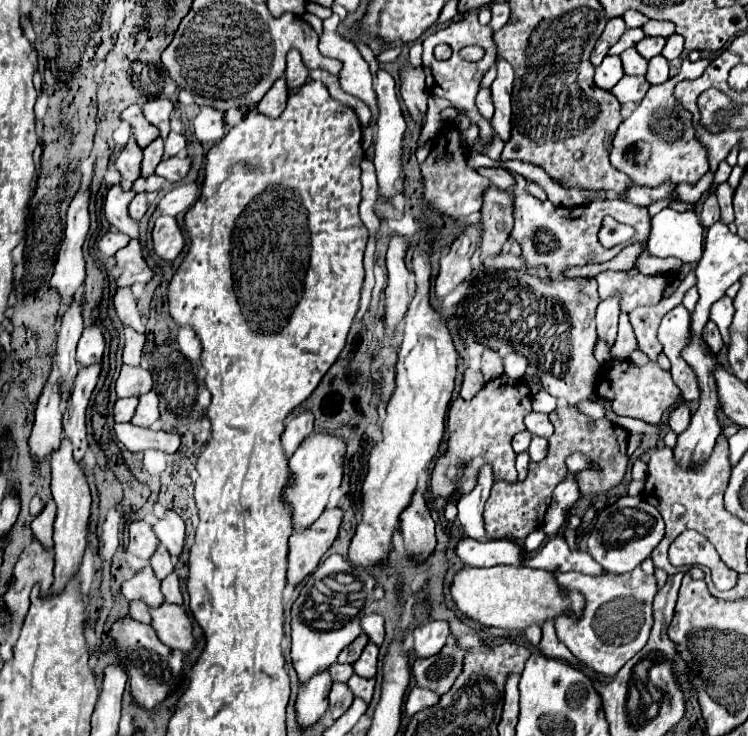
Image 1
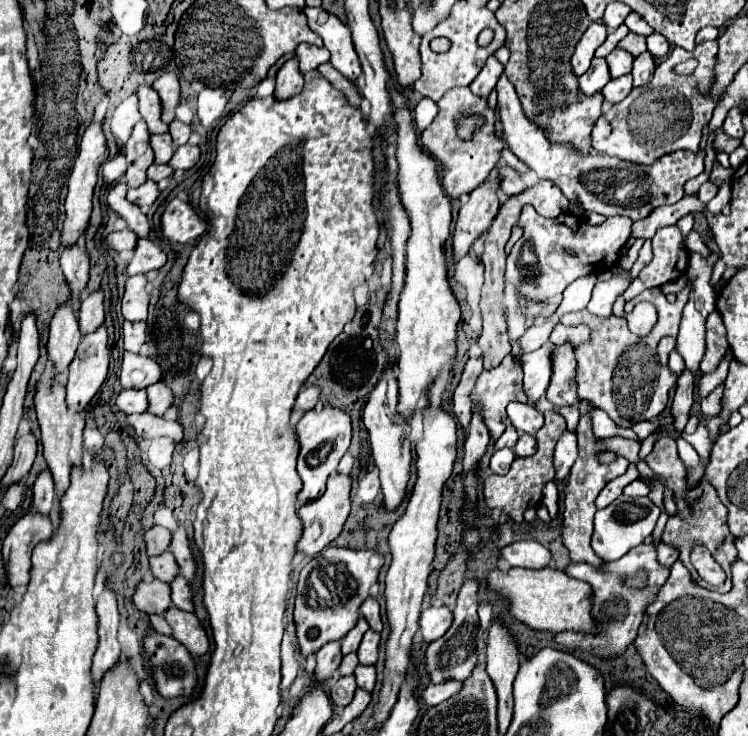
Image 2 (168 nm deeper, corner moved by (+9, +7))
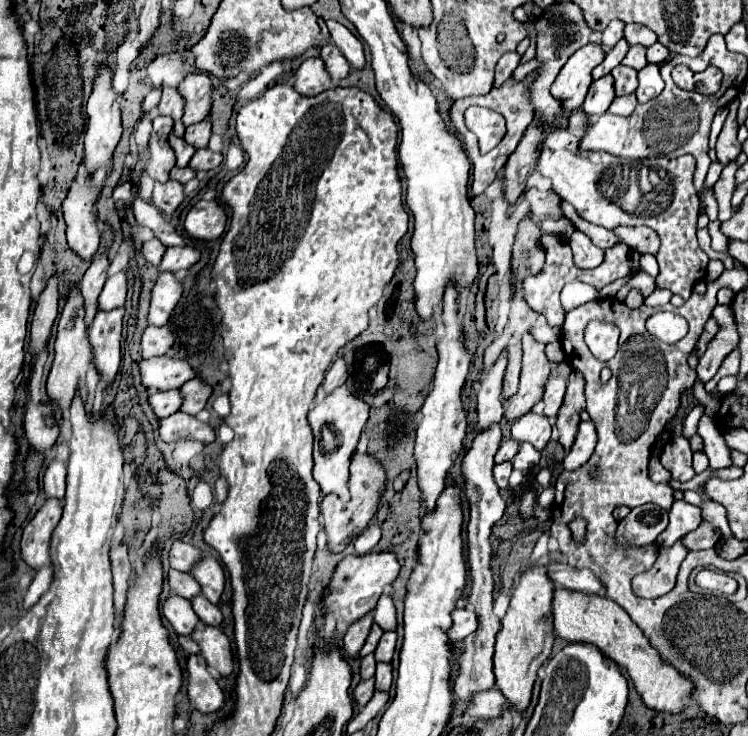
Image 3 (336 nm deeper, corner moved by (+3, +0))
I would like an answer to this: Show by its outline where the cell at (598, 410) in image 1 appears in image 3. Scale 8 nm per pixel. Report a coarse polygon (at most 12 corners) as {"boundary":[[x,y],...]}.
{"boundary":[[708,414],[698,434],[706,446],[710,470],[732,466],[730,448]]}

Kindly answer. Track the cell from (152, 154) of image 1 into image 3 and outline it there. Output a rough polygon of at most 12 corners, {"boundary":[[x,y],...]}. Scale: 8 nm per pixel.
{"boundary":[[178,136],[170,144],[178,158],[176,166],[188,166],[196,148]]}

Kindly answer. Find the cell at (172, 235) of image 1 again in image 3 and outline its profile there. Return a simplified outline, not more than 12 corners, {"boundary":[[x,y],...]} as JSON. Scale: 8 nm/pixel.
{"boundary":[[200,200],[184,228],[200,240],[226,230],[226,210],[218,200]]}

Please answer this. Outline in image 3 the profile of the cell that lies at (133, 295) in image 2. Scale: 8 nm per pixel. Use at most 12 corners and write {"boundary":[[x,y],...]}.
{"boundary":[[162,272],[154,290],[148,324],[166,326],[182,298],[182,282]]}

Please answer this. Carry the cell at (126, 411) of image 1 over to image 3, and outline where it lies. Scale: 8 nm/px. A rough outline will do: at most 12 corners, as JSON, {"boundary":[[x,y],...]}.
{"boundary":[[180,390],[156,392],[150,406],[158,418],[178,412]]}

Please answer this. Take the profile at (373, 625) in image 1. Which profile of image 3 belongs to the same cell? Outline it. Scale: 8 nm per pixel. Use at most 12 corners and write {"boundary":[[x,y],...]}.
{"boundary":[[382,594],[374,622],[382,630],[396,630],[392,596]]}

